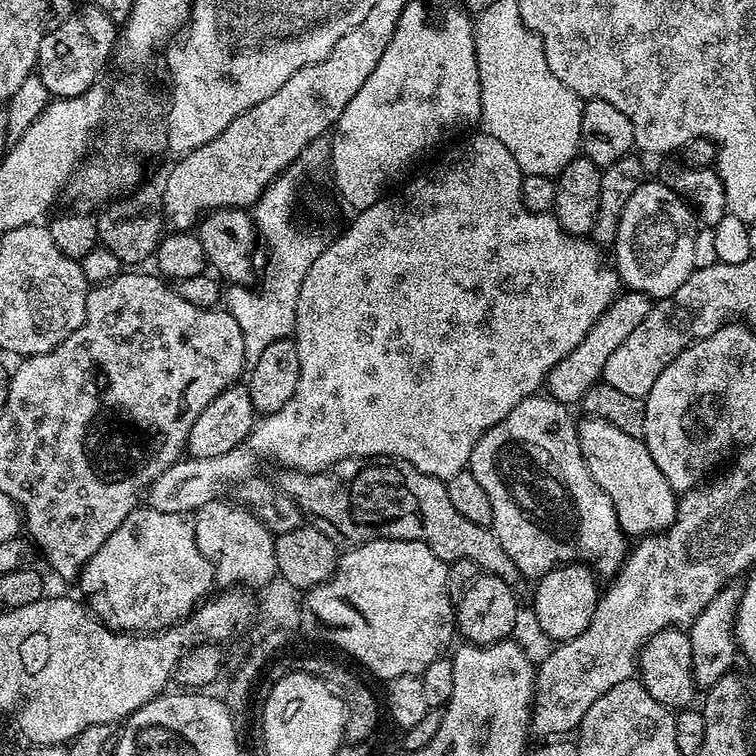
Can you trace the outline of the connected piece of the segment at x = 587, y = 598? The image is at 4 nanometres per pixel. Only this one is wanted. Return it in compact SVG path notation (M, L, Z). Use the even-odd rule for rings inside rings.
M561 564L535 581L536 593L532 596L532 612L536 615L537 626L552 642L578 638L578 634L582 634L582 630L590 626L590 618L594 618L596 601L601 594L601 589L596 588L595 579L597 577L587 564Z

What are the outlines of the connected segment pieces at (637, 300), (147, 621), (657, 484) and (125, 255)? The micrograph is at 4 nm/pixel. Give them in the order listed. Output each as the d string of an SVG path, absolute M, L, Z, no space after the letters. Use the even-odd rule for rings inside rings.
M625 291L617 296L616 301L602 313L595 326L586 334L586 338L582 338L582 342L578 342L578 346L574 346L574 350L570 350L570 354L562 362L558 362L548 375L545 387L552 399L560 404L579 405L585 394L595 384L601 383L610 354L614 354L614 350L618 350L618 346L622 346L622 342L630 338L630 333L637 328L638 322L646 318L649 307L649 297L640 292Z
M137 506L126 518L124 527L114 530L112 539L100 547L90 562L86 562L78 577L78 585L88 595L87 607L106 628L129 634L160 634L181 620L187 620L213 591L215 581L212 563L204 557L202 550L198 550L192 520L183 512L163 512L150 506ZM123 536L132 540L132 544L124 548L125 554L132 556L132 560L124 560L124 552L118 542Z
M585 415L579 421L576 433L580 439L580 449L582 458L590 470L590 478L602 486L602 490L614 502L614 514L618 514L618 522L625 536L629 538L643 538L658 532L665 532L672 525L676 517L676 505L678 503L678 493L672 489L670 482L666 482L666 474L658 470L658 465L654 463L654 458L650 458L650 450L645 446L643 439L638 436L631 436L618 426L610 426L602 418L594 418Z
M141 183L131 192L111 201L104 210L104 213L99 213L96 222L99 243L118 254L121 265L140 266L143 265L140 264L143 260L151 261L155 257L161 236L166 232L161 185Z

